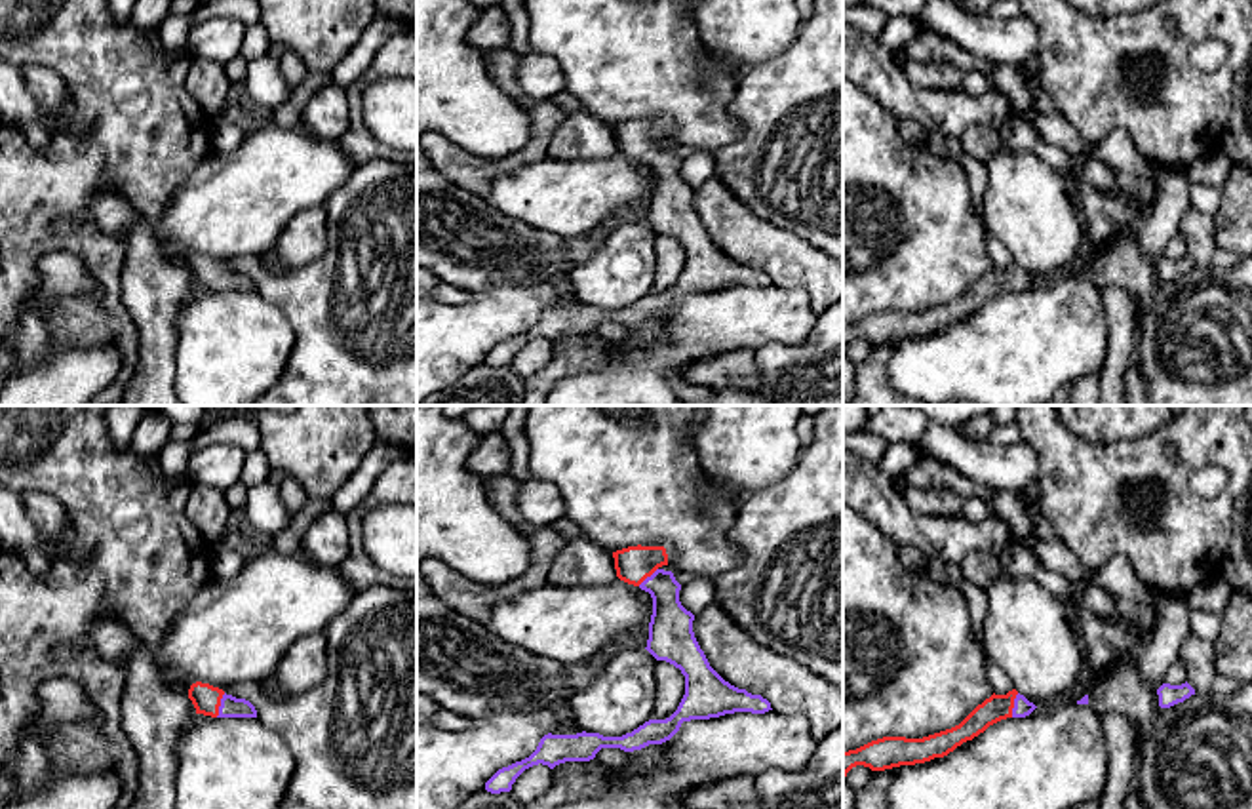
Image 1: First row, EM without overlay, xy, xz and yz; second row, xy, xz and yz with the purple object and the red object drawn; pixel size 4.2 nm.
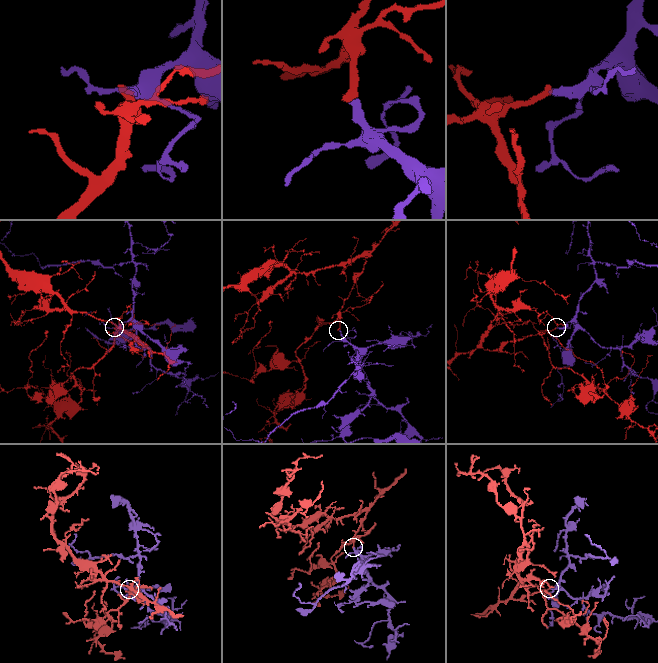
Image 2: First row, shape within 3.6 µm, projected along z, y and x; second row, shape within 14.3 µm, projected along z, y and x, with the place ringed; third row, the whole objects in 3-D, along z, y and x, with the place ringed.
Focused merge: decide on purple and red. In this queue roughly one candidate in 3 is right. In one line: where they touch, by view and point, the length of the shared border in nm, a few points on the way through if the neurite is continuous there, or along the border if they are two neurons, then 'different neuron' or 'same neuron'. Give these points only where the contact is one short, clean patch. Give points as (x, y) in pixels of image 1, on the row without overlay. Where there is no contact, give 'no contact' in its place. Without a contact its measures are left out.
contact xy (221, 278); length 110 nm; way xy (231, 280), (221, 278), (206, 273); same neuron

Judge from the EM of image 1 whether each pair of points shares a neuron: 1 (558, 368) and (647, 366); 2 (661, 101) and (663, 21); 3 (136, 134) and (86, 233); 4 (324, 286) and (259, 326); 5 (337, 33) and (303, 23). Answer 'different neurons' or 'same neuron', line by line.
1: different neurons
2: same neuron
3: same neuron
4: different neurons
5: same neuron

